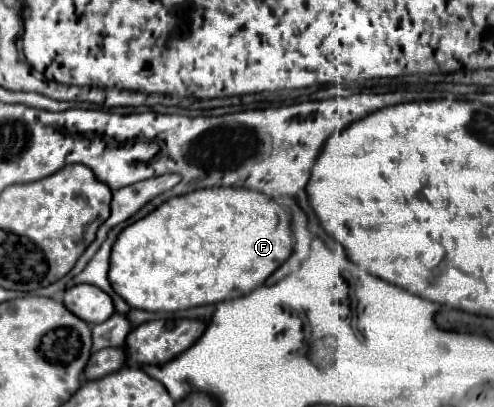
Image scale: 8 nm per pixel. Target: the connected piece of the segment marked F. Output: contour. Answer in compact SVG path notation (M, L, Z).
M210 187L210 189L198 189L180 197L172 197L164 201L160 207L156 207L152 213L142 217L140 221L128 225L120 235L118 241L114 243L114 253L110 257L110 285L112 289L134 309L144 309L144 311L180 311L180 309L190 309L198 305L210 305L234 297L242 297L254 287L260 287L292 253L294 247L294 237L290 231L290 217L286 209L274 201L272 197L260 193L260 191L250 191L246 187Z

